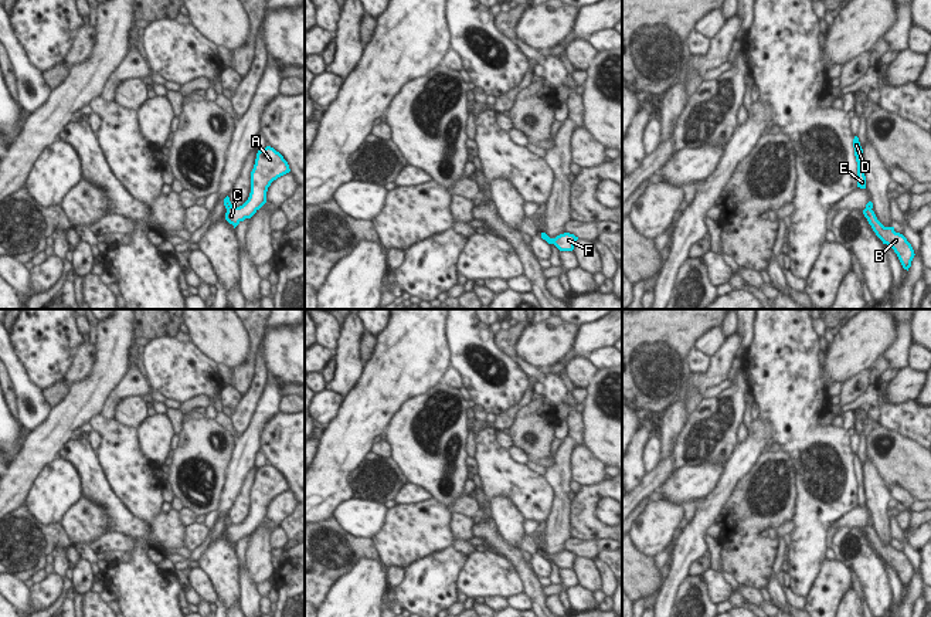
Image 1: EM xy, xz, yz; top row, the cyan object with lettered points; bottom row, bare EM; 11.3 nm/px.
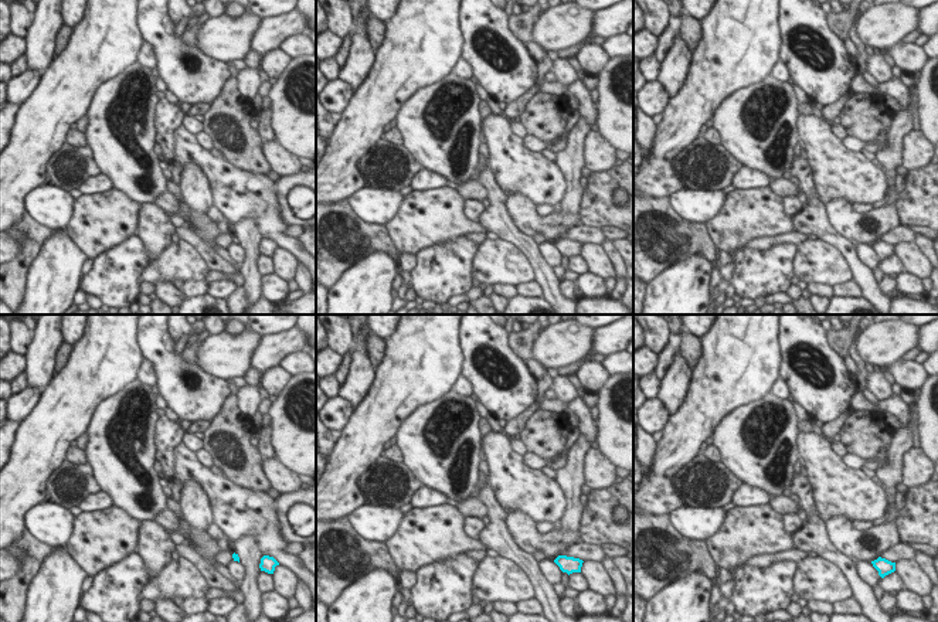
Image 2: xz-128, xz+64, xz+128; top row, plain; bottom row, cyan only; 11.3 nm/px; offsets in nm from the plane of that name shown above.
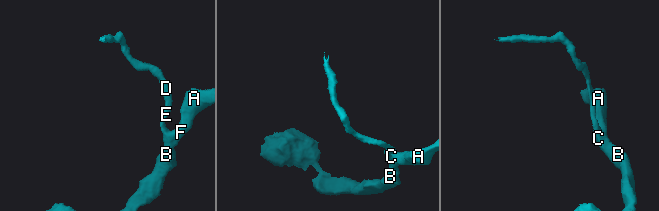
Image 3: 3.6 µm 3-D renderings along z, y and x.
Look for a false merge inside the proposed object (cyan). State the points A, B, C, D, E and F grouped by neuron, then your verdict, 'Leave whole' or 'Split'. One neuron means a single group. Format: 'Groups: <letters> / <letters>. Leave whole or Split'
Groups: A B C F / D E. Split.

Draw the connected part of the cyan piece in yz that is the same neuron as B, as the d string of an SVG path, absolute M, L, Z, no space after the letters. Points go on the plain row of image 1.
M866 525L863 528L863 532L867 536L869 542L871 543L876 553L883 559L883 562L887 562L890 566L894 567L903 586L908 589L915 572L911 562L907 559L907 556L903 552L896 550L894 545L884 545L877 538L871 525Z

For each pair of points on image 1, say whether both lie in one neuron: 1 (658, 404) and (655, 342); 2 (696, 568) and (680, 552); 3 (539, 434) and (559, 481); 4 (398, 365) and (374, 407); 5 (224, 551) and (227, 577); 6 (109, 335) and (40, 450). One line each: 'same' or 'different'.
1: same
2: different
3: different
4: same
5: same
6: same

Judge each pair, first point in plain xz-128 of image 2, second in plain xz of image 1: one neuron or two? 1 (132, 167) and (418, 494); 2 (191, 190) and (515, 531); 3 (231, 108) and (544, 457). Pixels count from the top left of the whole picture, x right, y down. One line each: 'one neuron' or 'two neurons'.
1: two neurons
2: one neuron
3: one neuron

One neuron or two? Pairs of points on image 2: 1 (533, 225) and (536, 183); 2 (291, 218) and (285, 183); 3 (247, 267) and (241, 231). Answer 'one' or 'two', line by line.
1: two
2: one
3: one

